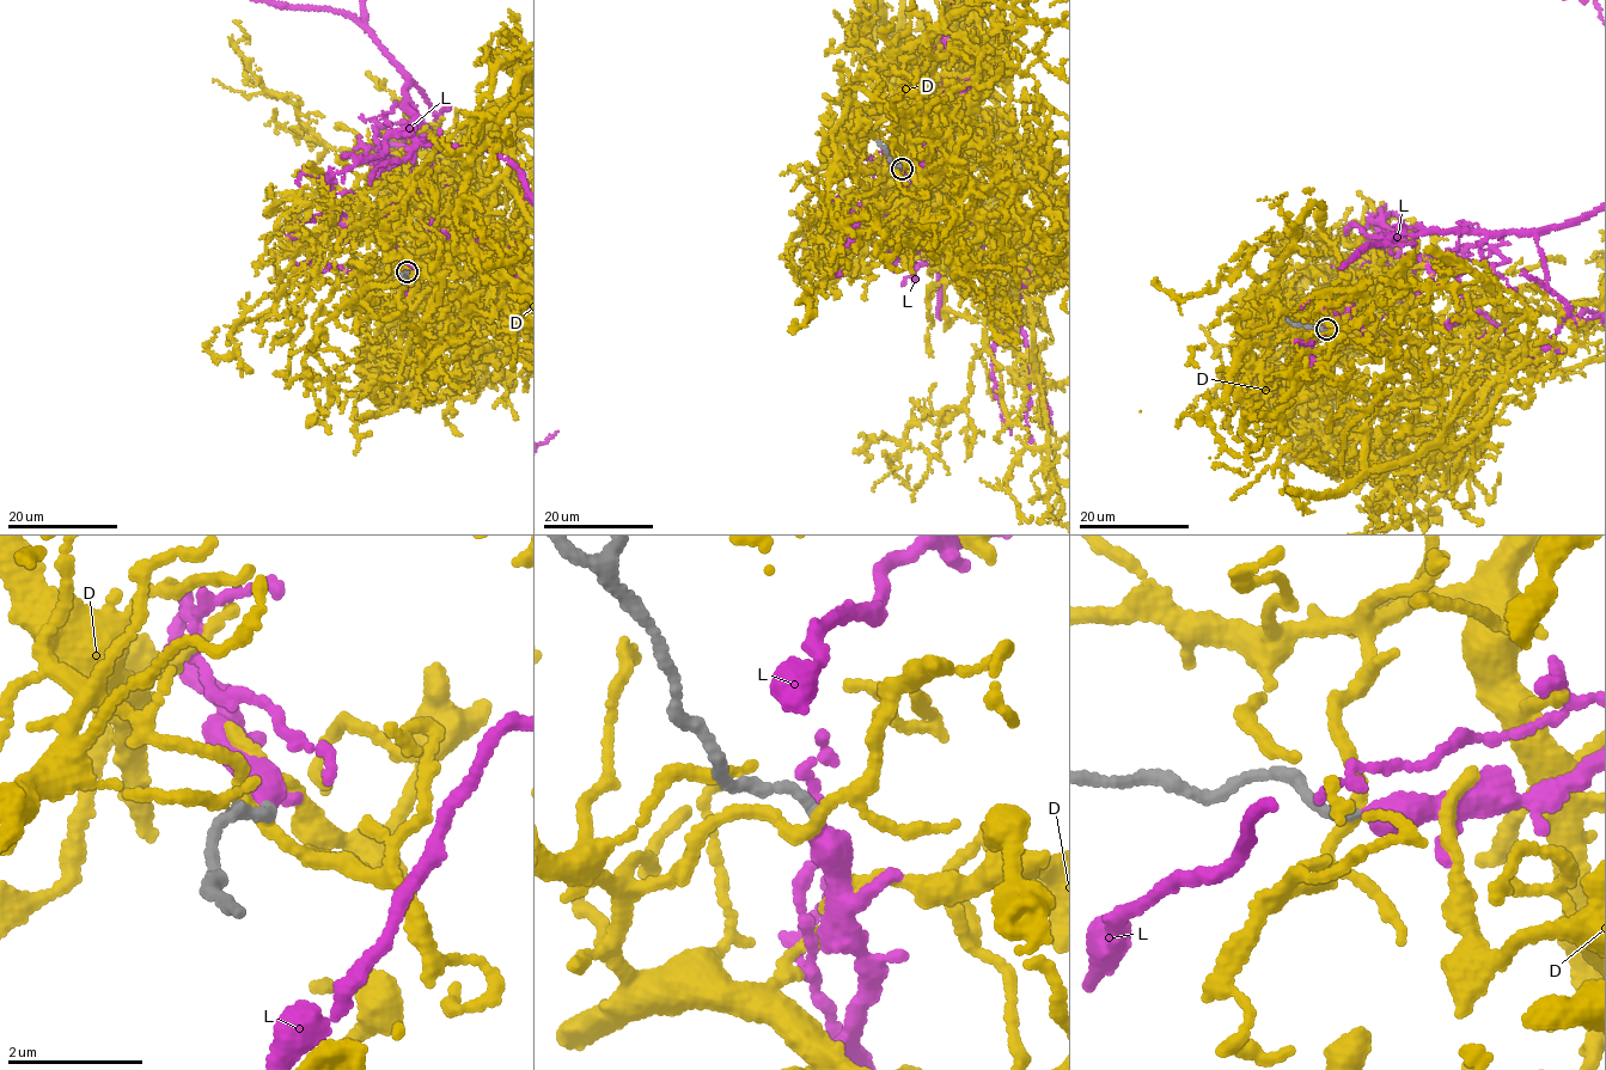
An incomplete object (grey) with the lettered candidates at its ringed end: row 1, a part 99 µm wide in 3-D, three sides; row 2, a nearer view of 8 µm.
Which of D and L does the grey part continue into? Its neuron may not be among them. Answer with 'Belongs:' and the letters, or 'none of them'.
Belongs: L

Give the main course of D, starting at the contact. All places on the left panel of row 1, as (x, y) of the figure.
D: (408, 273), (390, 258), (434, 250), (422, 167), (452, 159), (422, 200), (400, 175), (331, 165), (295, 236)

